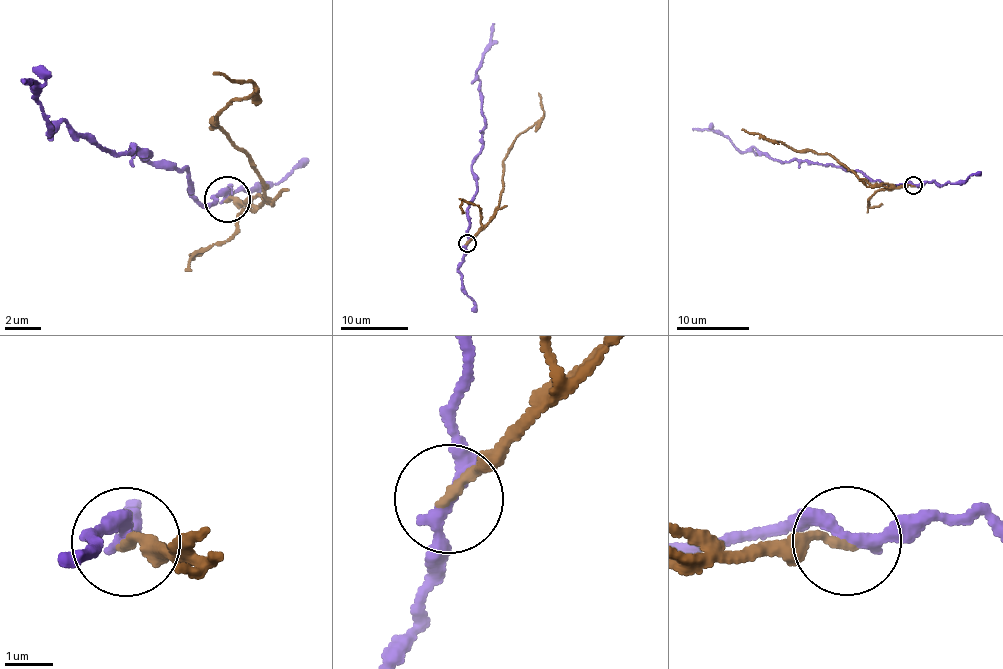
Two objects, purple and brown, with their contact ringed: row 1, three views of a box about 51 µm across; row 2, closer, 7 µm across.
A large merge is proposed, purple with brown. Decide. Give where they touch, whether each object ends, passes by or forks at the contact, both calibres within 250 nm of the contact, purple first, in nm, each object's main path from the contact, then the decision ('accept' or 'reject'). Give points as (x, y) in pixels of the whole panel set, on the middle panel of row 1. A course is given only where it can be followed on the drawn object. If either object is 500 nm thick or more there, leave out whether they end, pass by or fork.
at (467, 243); purple passes by; brown ends there; 260 nm thick on the purple side, 200 nm on the other; purple runs (467, 244), (467, 208), (477, 189), (472, 160), (481, 150), (485, 116), (476, 70), (488, 46), (494, 24); brown runs (467, 244), (495, 212), (503, 181), (503, 159), (514, 140), (543, 116), (539, 92); reject

